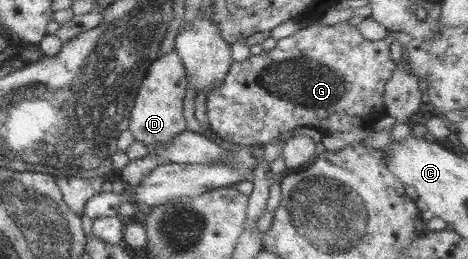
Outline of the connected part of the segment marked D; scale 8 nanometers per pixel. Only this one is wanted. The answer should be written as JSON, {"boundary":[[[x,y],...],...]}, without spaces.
{"boundary":[[[175,50],[160,55],[149,66],[146,77],[138,90],[128,129],[135,141],[142,142],[149,148],[150,154],[155,153],[154,150],[157,147],[164,147],[170,143],[175,135],[186,129],[186,122],[183,118],[183,101],[187,83],[186,68]]]}

